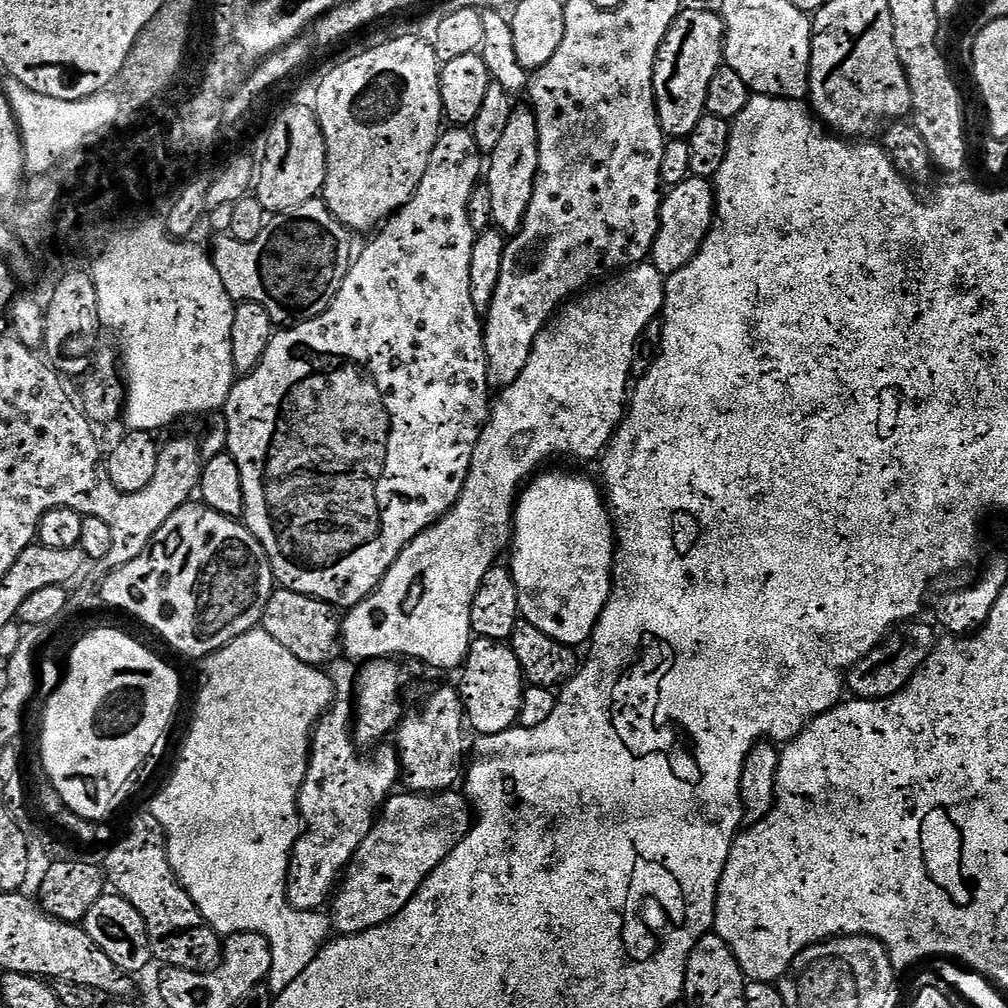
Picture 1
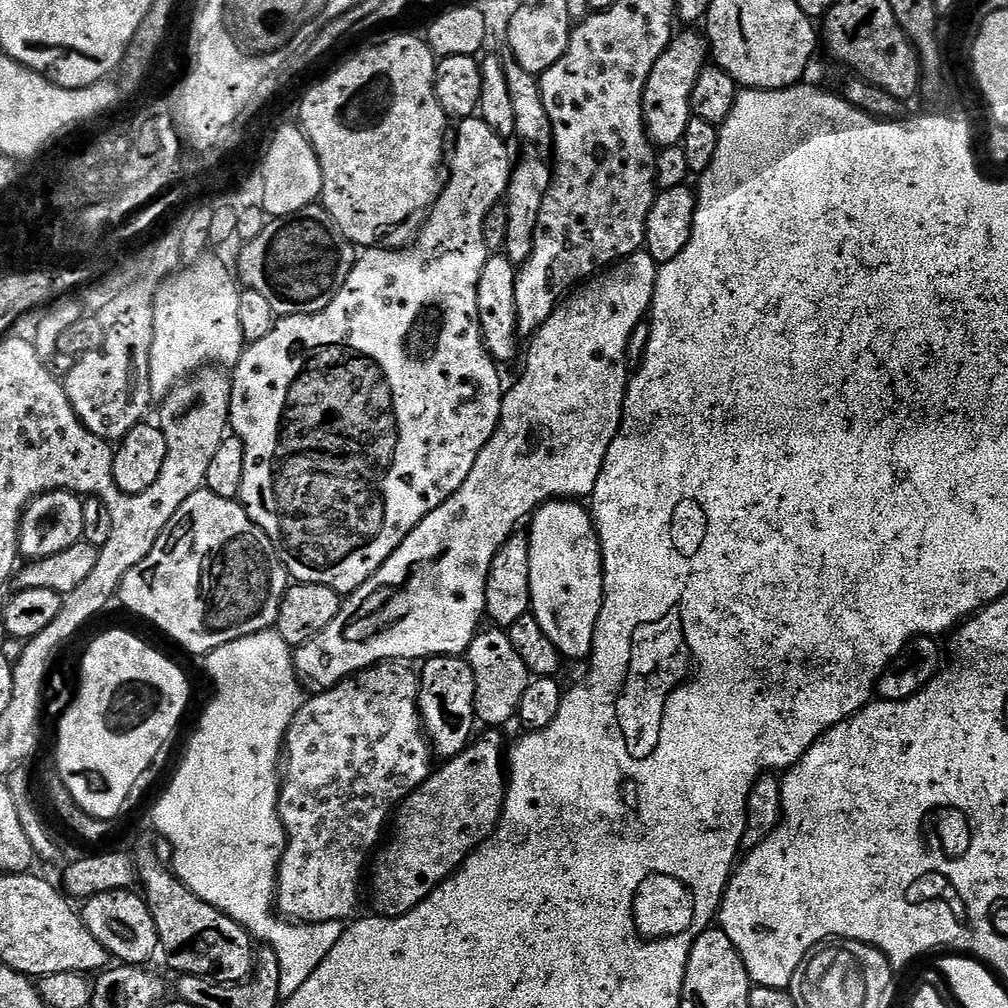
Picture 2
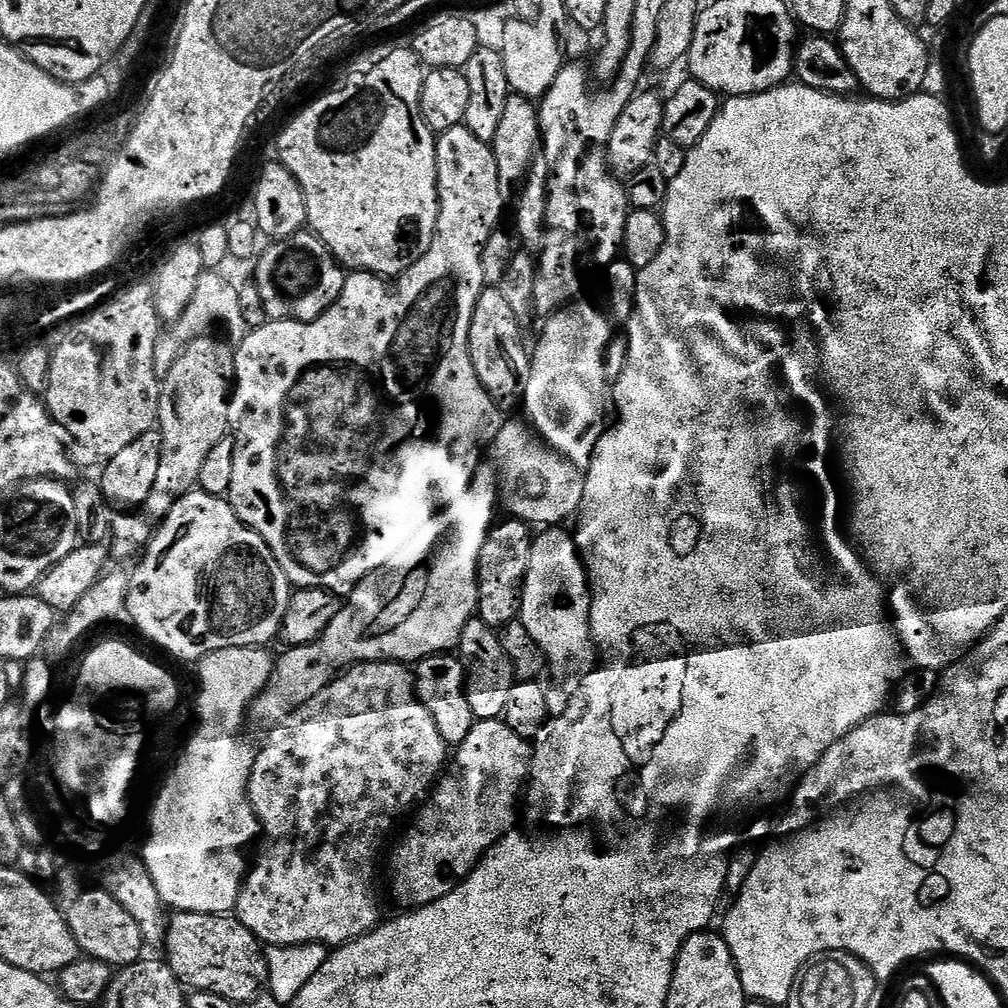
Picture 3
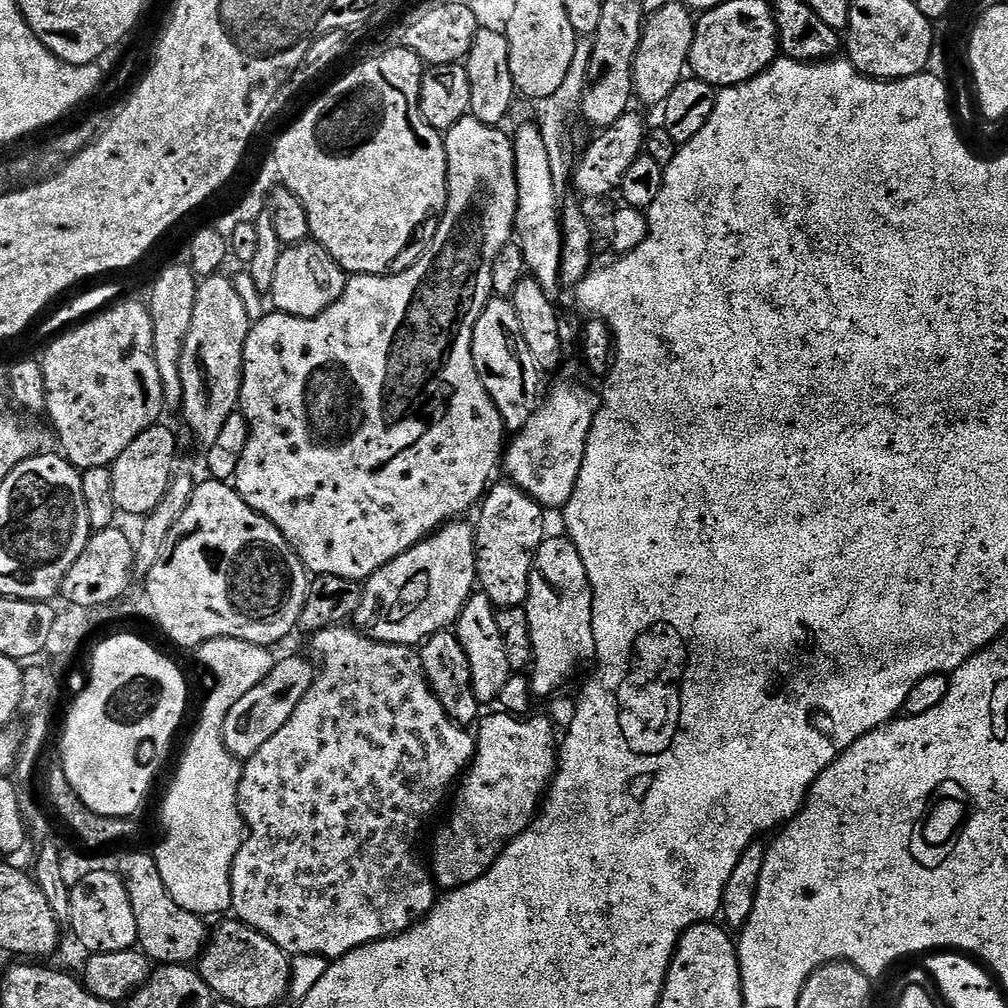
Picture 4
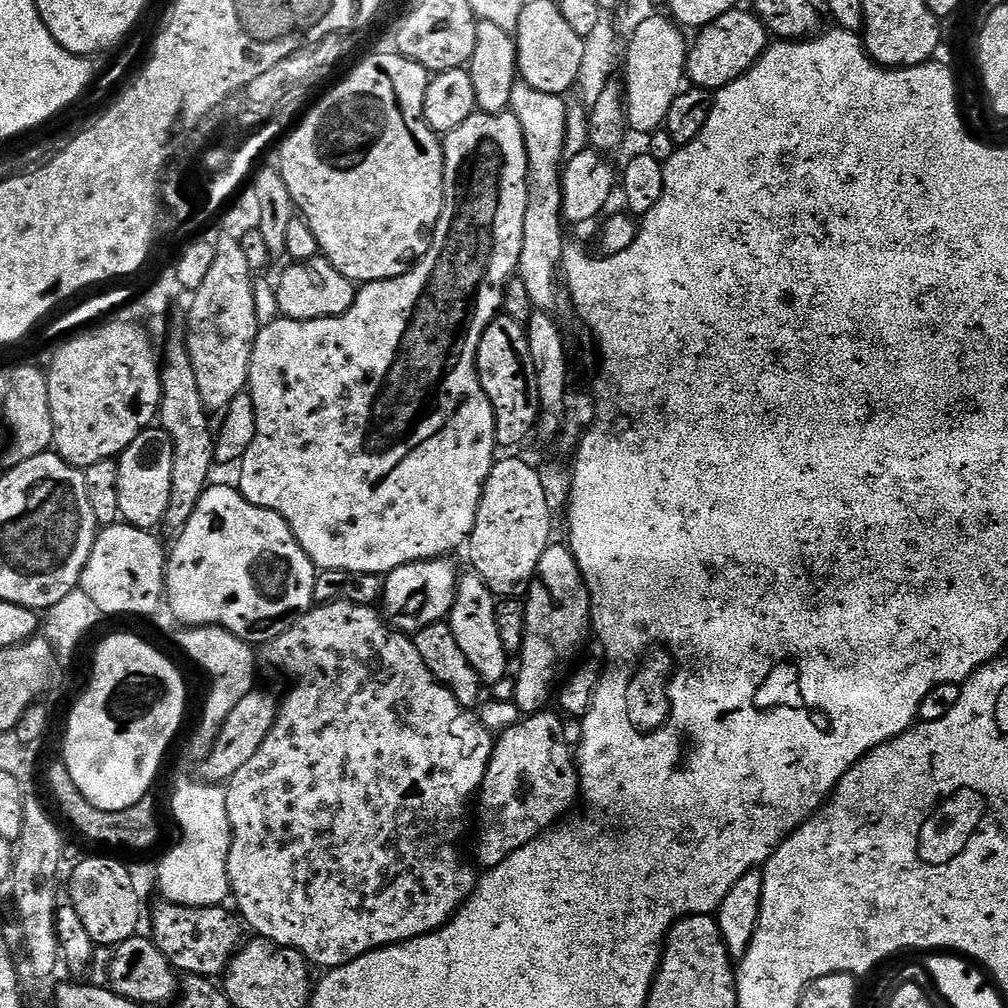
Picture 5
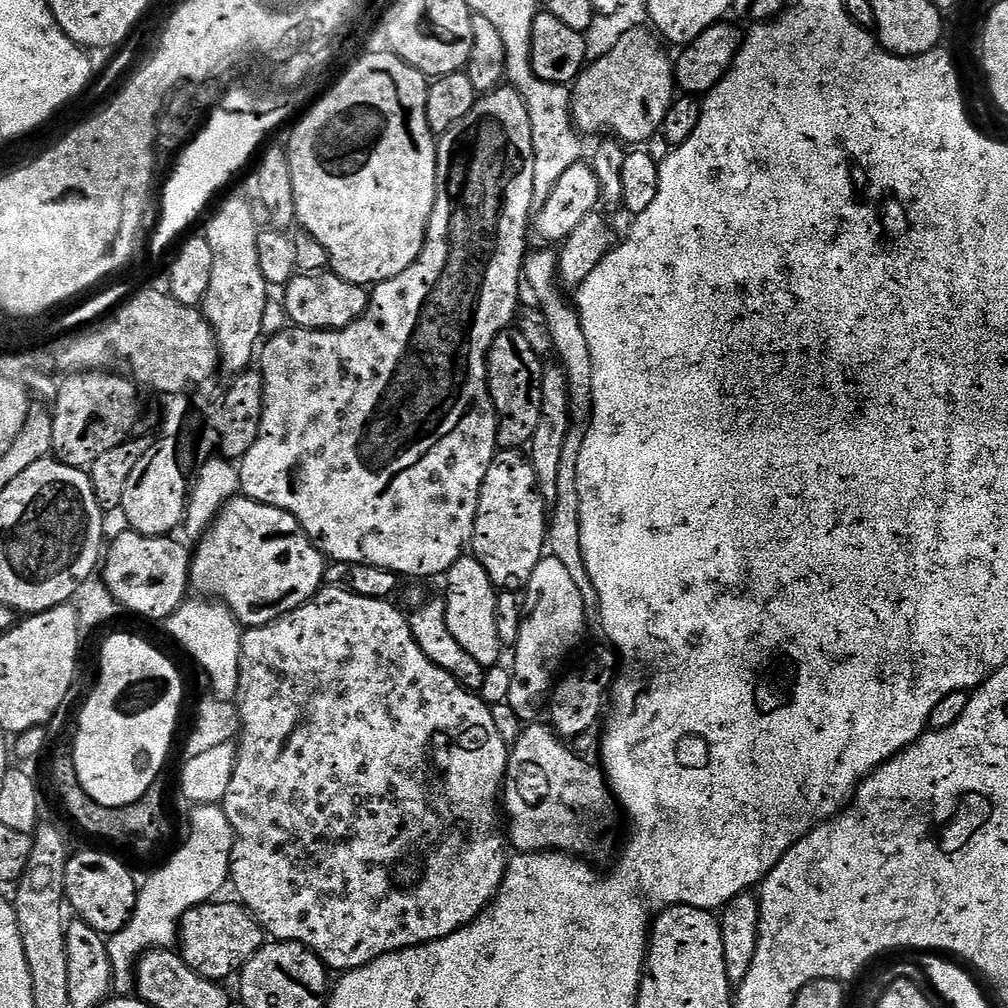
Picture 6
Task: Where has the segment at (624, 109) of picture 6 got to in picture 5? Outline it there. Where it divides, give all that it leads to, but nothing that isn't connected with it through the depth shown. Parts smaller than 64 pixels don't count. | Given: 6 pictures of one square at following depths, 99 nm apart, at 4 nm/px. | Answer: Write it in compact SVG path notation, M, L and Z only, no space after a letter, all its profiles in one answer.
M655 14L635 25L626 48L625 101L629 127L635 133L652 132L667 123L670 106L683 91L686 80L688 40L681 27L671 17L664 16Z

